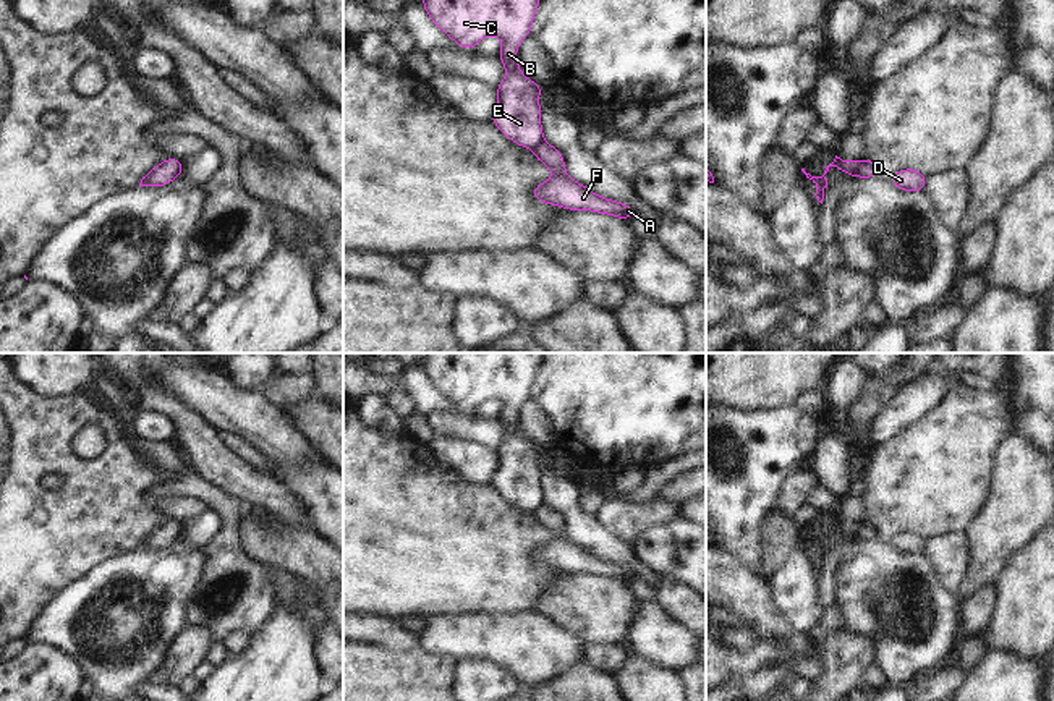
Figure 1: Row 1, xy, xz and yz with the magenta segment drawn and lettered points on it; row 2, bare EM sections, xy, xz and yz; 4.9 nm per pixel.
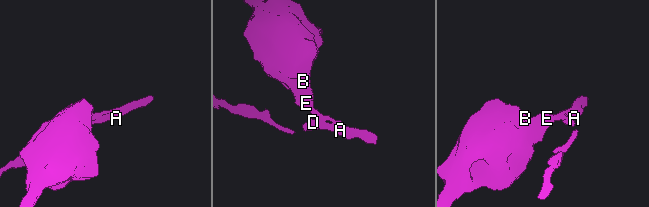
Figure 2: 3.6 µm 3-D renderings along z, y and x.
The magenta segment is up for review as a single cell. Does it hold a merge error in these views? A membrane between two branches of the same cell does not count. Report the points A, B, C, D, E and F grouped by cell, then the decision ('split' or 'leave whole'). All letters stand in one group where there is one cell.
A D F / B C E; split

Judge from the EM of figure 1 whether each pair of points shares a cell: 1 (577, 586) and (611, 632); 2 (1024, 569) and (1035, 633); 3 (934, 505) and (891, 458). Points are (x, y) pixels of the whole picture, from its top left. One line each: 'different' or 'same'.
1: same
2: same
3: same

